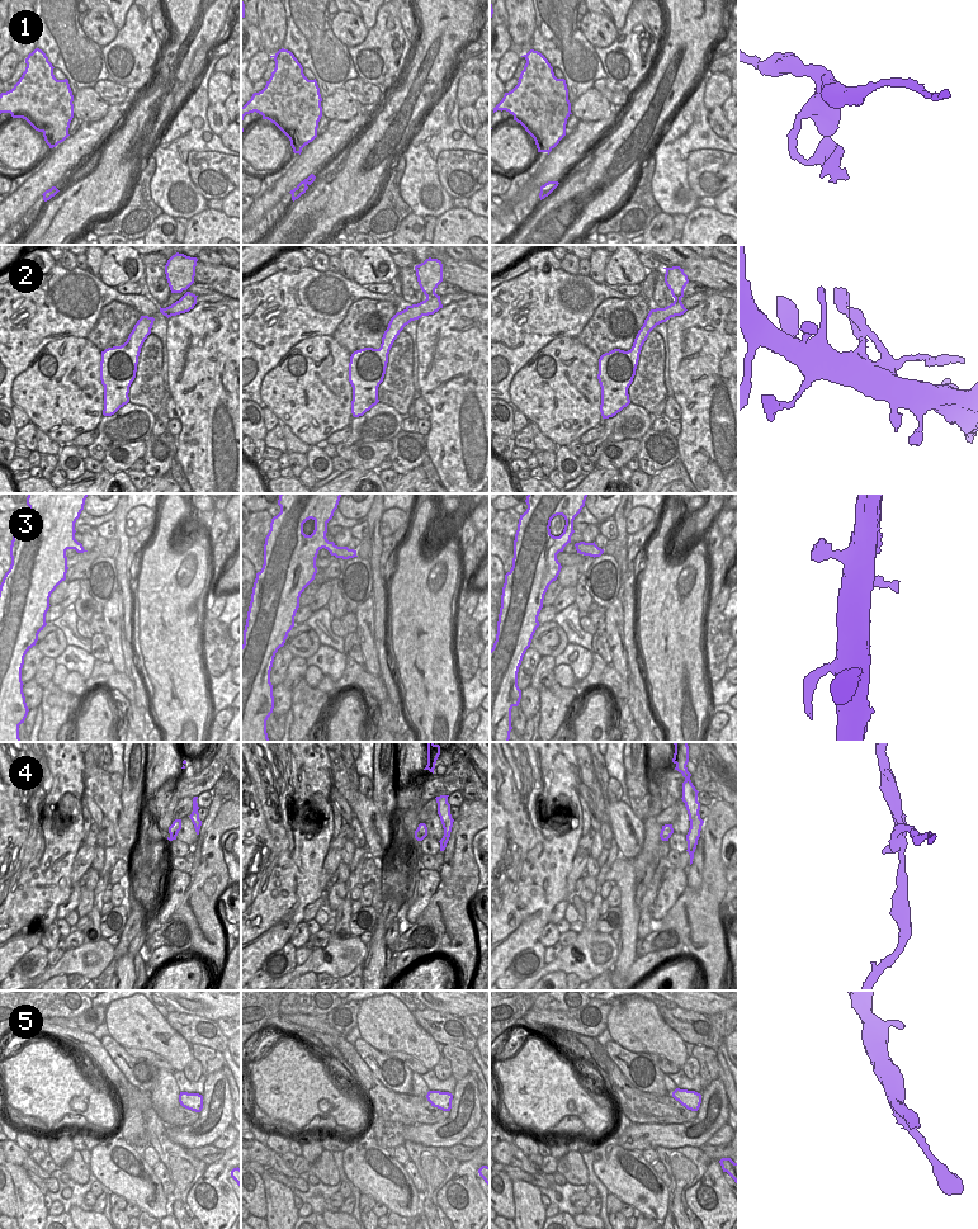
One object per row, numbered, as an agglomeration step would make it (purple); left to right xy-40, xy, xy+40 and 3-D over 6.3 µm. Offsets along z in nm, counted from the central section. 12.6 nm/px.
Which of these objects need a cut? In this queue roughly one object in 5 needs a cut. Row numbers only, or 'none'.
1, 4

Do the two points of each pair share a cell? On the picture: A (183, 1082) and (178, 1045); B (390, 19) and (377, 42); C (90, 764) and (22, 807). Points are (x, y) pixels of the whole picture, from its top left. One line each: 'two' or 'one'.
A: two
B: one
C: two

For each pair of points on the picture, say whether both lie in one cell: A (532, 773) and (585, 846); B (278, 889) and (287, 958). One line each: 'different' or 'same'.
A: different
B: different

